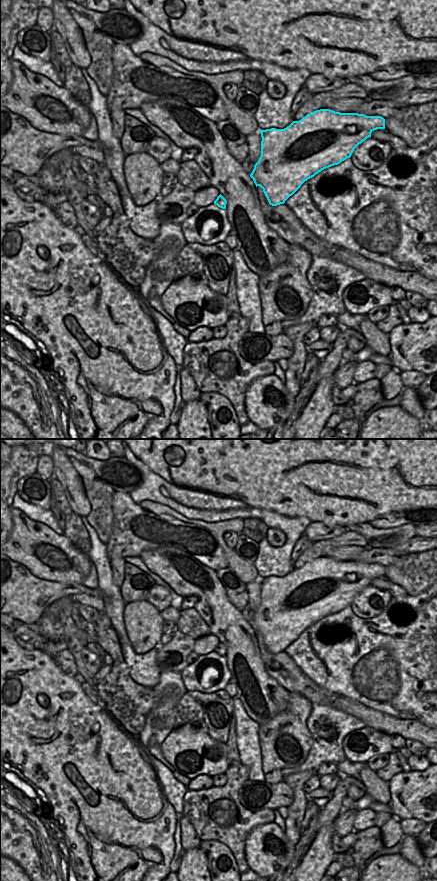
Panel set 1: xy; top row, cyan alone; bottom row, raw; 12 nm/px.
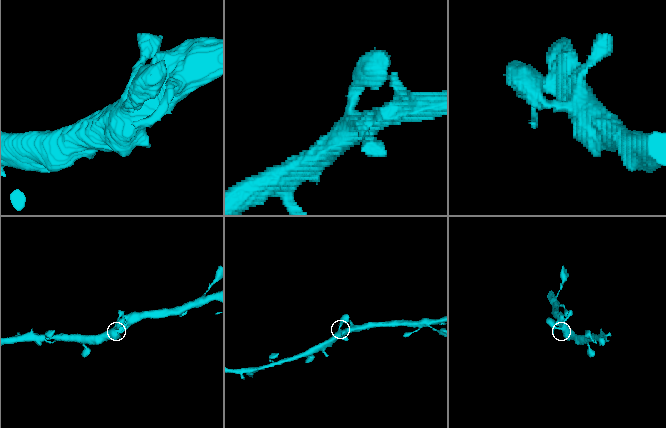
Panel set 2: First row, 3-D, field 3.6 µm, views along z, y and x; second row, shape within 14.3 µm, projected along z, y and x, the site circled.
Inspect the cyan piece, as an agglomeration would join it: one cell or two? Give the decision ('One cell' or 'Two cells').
One cell

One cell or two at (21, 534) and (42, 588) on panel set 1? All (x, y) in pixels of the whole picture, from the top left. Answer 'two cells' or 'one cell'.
two cells

